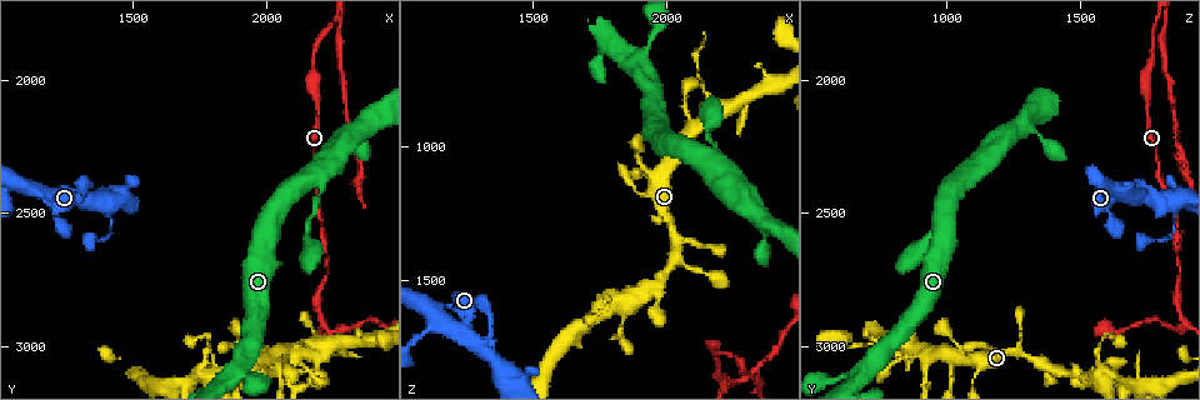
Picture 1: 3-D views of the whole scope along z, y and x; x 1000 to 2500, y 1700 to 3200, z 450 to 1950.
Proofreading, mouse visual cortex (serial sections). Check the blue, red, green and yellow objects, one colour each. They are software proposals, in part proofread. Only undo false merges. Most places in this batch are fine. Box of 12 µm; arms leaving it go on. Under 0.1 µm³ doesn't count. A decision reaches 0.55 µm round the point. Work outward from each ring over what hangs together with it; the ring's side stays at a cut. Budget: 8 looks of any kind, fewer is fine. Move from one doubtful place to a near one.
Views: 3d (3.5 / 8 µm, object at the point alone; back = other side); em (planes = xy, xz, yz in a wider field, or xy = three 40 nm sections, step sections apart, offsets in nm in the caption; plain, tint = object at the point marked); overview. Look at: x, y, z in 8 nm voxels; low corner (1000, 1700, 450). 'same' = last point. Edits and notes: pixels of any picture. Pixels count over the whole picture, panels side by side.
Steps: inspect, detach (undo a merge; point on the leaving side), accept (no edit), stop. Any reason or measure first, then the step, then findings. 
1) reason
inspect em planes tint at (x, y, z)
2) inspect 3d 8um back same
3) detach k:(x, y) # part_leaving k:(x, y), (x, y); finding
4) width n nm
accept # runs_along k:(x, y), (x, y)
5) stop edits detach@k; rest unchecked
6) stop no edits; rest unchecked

inspect 3d 3.5um at (1430, 2440, 1880)

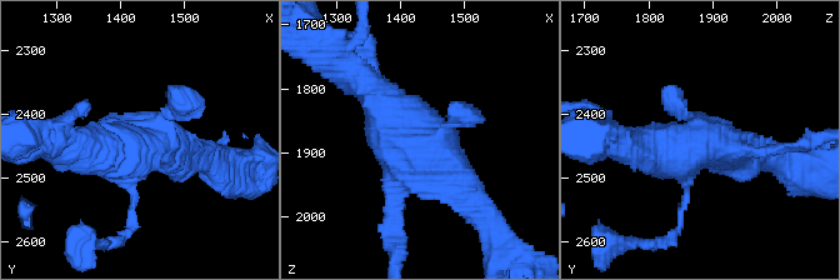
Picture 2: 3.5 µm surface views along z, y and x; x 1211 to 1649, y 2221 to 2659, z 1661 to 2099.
inspect em xy step 1 tint at (1425, 2445, 1870)

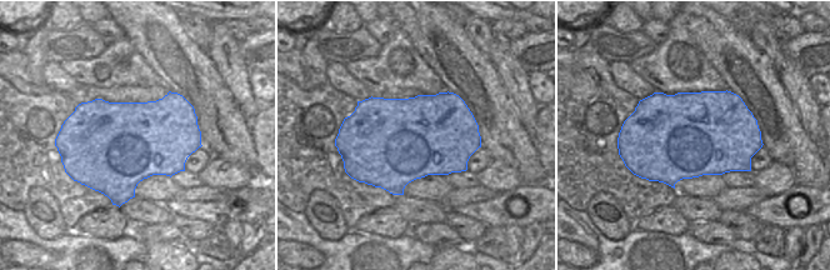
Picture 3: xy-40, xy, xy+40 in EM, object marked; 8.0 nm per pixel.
accept # runs_along 2:(78, 148), (116, 155), (193, 101); all the same cell

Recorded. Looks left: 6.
two arms in line, one across
inspect 3d 3.5um at (2200, 2390, 1040)

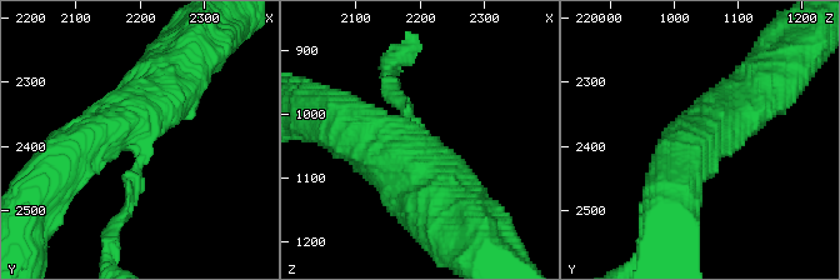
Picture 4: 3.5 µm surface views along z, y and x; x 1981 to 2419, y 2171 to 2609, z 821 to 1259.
arms 3; arm_widths 200, 600, 700 nm; now the EM
inspect em xy step 2 tint at (2190, 2395, 1045)

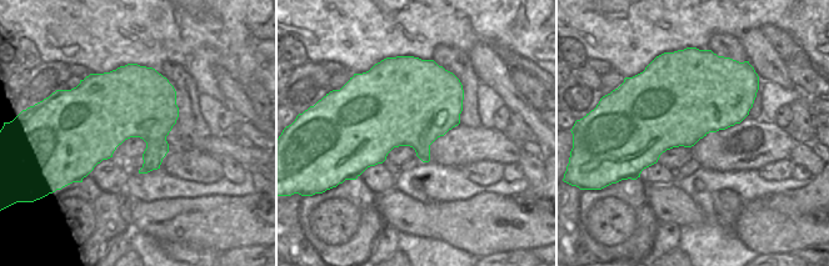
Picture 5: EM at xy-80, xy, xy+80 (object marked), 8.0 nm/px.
inspect em xy step 5 tint same

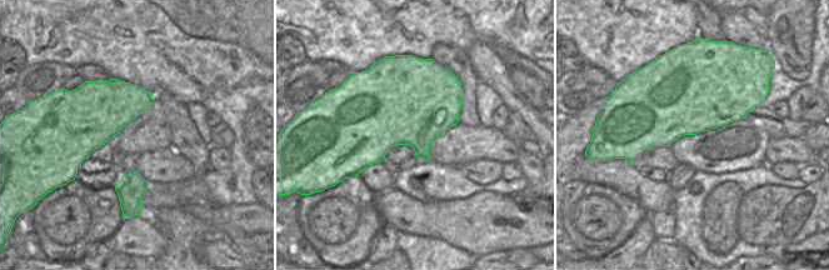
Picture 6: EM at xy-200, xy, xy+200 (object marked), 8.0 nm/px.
accept # runs_along 4:(49, 176), (160, 84); all the same cell

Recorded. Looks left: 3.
calibre changes
inspect 3d 3.5um back at (2050, 3090, 1020)

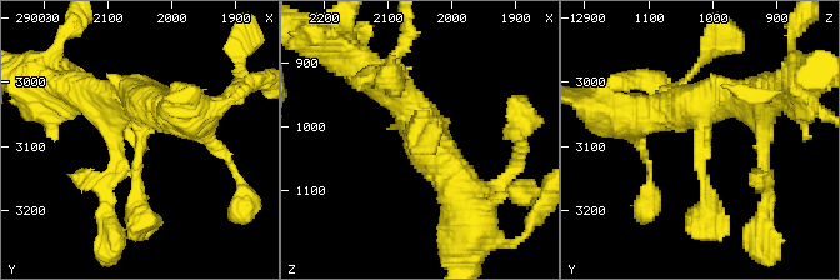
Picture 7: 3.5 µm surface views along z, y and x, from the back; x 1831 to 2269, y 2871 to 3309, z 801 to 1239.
now the EM
inspect em xy step 5 tint at (2045, 3100, 1020)

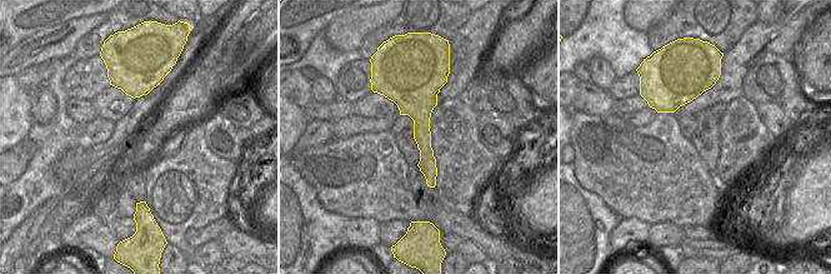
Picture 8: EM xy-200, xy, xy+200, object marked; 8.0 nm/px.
accept # runs_along 7:(663, 111), (698, 104), (704, 204), (689, 208); one cell here

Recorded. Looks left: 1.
stop no edits; rest unchecked

